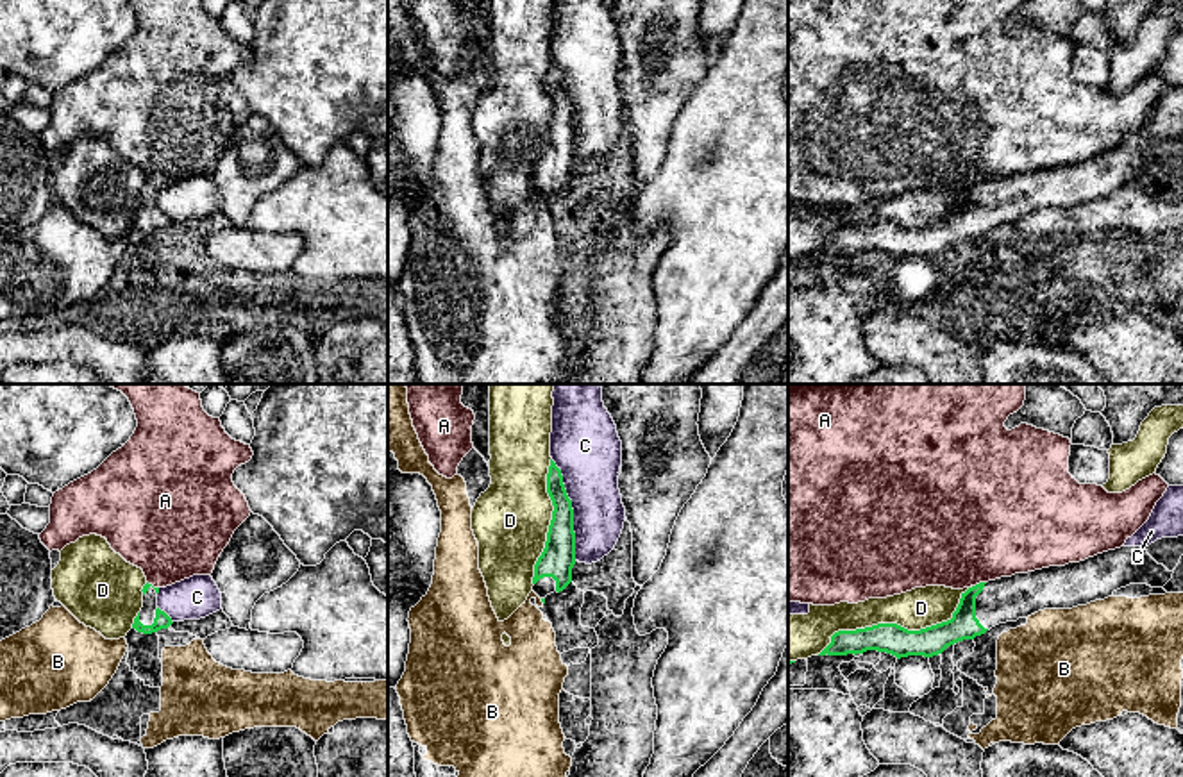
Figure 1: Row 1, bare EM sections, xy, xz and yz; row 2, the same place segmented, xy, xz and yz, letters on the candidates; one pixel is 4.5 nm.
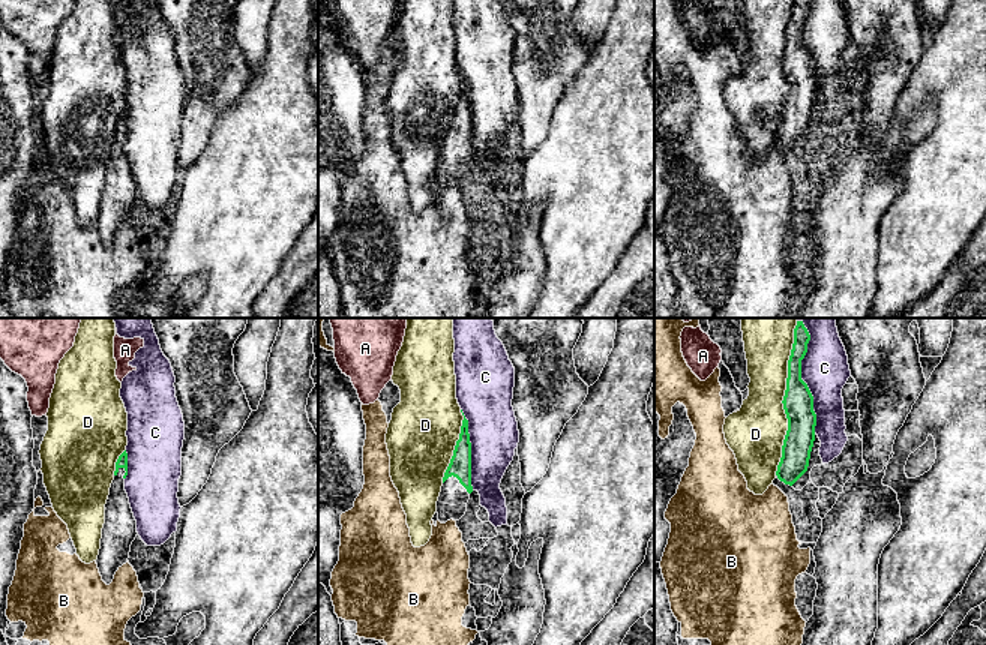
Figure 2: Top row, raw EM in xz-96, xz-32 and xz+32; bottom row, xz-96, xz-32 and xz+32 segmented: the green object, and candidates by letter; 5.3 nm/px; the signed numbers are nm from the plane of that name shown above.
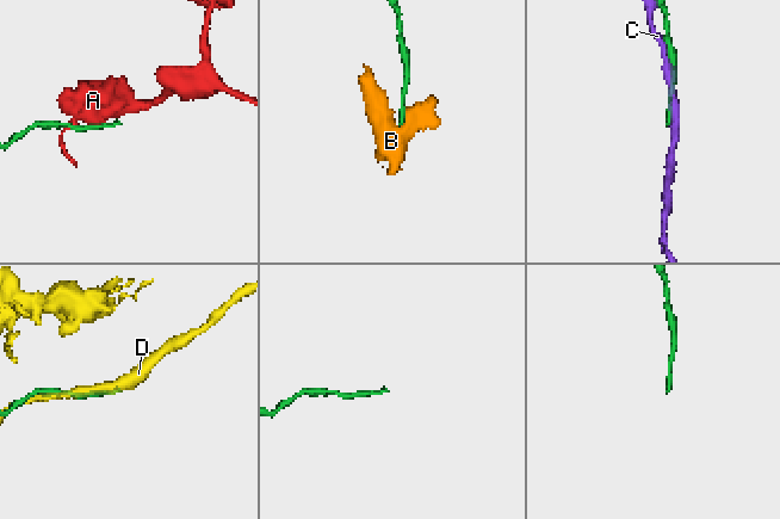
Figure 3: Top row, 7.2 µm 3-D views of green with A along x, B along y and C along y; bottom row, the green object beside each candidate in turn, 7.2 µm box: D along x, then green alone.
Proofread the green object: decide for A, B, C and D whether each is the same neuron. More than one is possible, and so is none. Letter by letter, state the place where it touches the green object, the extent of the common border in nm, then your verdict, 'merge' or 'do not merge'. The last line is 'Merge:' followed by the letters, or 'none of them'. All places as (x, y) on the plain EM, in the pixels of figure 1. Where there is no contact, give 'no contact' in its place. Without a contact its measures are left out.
A: meets green in yz at (980, 183); contact 70 nm long; do not merge
B: meets green in xz at (542, 200); contact 30 nm long; do not merge
C: meets green in xz at (572, 109); contact 460 nm long; do not merge
D: meets green in yz at (897, 225); contact 750 nm long; do not merge
Merge: none of them

